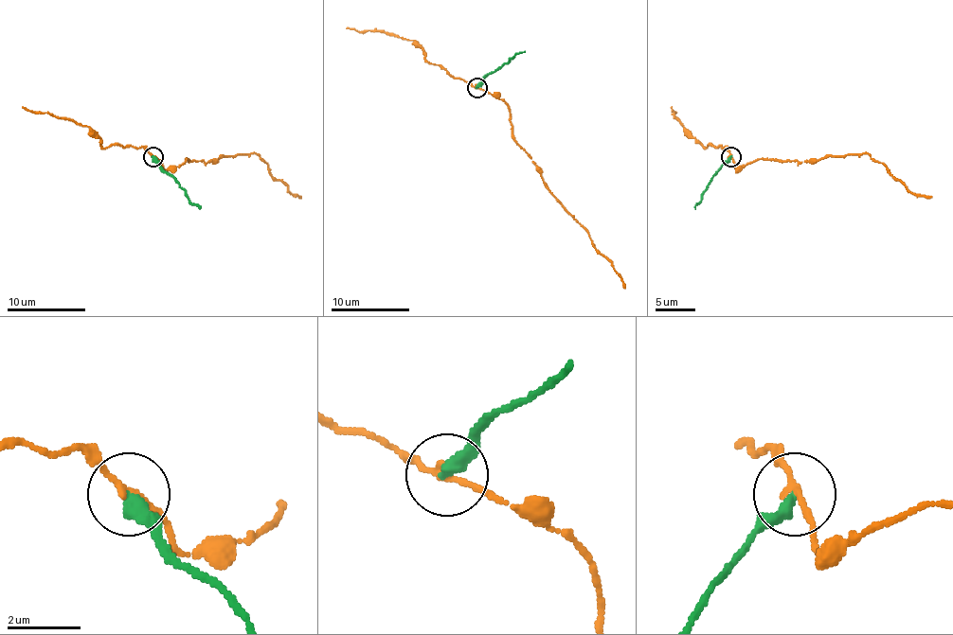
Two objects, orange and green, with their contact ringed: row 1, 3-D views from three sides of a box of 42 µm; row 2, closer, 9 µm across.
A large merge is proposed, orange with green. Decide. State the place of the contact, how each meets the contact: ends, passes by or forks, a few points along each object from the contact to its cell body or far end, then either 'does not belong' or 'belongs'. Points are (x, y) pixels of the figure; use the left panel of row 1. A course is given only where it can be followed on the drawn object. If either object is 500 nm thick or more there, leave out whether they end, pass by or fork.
place (153, 156); orange passes by; green ends; course orange (152, 157), (165, 168), (174, 168), (186, 159), (206, 163), (255, 153), (269, 167), (269, 173), (300, 197); course green (152, 157), (200, 208); does not belong

